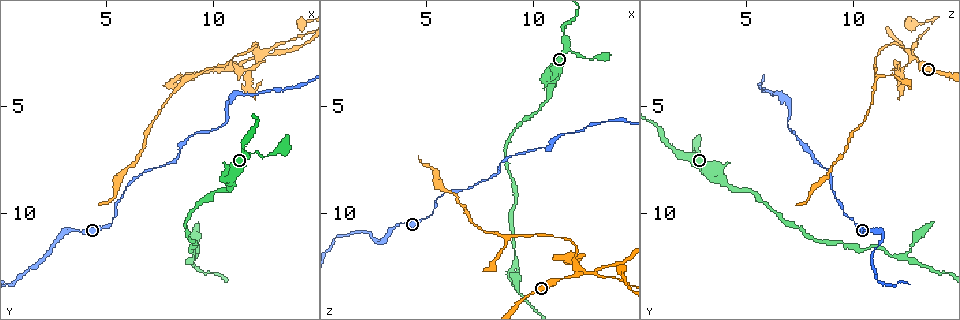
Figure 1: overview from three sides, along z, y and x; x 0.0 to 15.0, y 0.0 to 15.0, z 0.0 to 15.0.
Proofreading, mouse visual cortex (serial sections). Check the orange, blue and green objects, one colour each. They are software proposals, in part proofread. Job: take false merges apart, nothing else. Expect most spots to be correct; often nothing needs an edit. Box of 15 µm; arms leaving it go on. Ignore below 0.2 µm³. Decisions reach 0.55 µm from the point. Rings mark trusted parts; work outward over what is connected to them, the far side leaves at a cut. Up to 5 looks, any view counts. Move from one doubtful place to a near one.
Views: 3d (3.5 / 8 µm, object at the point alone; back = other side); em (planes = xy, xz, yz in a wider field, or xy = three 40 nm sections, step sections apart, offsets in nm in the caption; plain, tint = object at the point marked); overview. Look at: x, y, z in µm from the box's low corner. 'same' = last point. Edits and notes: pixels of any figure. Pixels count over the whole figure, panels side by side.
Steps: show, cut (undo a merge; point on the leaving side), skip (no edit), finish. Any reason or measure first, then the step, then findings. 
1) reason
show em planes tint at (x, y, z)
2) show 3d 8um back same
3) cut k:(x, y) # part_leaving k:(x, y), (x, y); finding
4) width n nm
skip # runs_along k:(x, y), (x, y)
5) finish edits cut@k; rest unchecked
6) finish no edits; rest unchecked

calibre changes
show 3d 8um at (10.7, 8.8, 4.2)

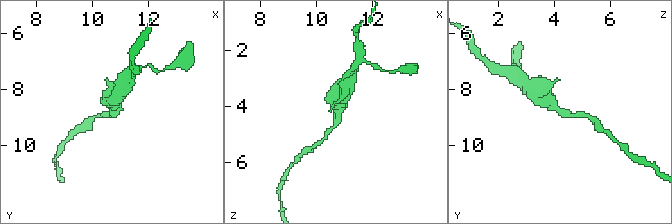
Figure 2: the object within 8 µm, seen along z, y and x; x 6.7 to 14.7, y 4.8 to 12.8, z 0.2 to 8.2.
arm_widths 150, 500 nm; shape alone is not enough
show em xy step 1 tint at (10.7, 8.8, 4.1)

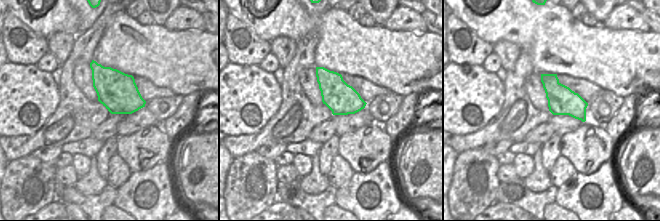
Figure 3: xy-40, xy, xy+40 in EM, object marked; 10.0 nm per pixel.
skip # runs_along 2:(538, 93), (560, 112), (584, 116); continuous, no second cell

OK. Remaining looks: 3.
four-way junction
show 3d 3.5um at (12.1, 2.6, 12.7)

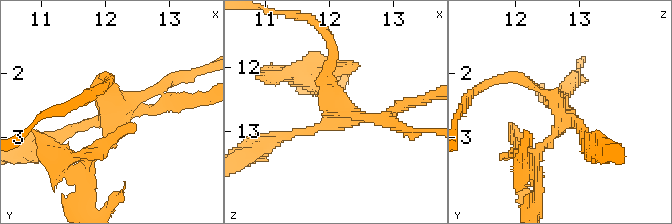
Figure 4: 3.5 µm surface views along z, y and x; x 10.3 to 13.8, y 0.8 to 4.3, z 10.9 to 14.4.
need the tissue
show em planes plain at (12.10, 2.75, 12.75)

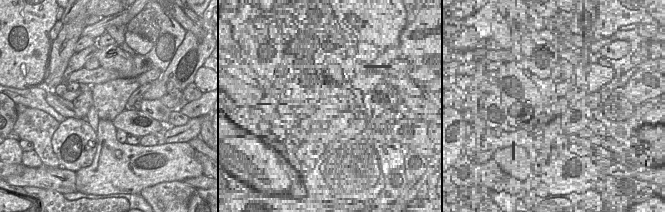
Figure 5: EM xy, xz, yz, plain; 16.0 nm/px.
where the object lies
show em planes tint same

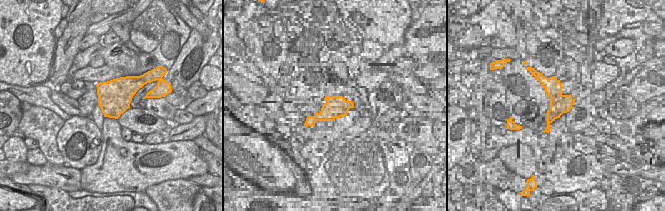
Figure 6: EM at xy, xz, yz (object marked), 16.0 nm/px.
cut 4:(413, 133) # part_leaving 4:(331, 119), (321, 78), (334, 50); a second cell is stuck on

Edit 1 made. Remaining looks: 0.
finish edits cut@4; rest unchecked

